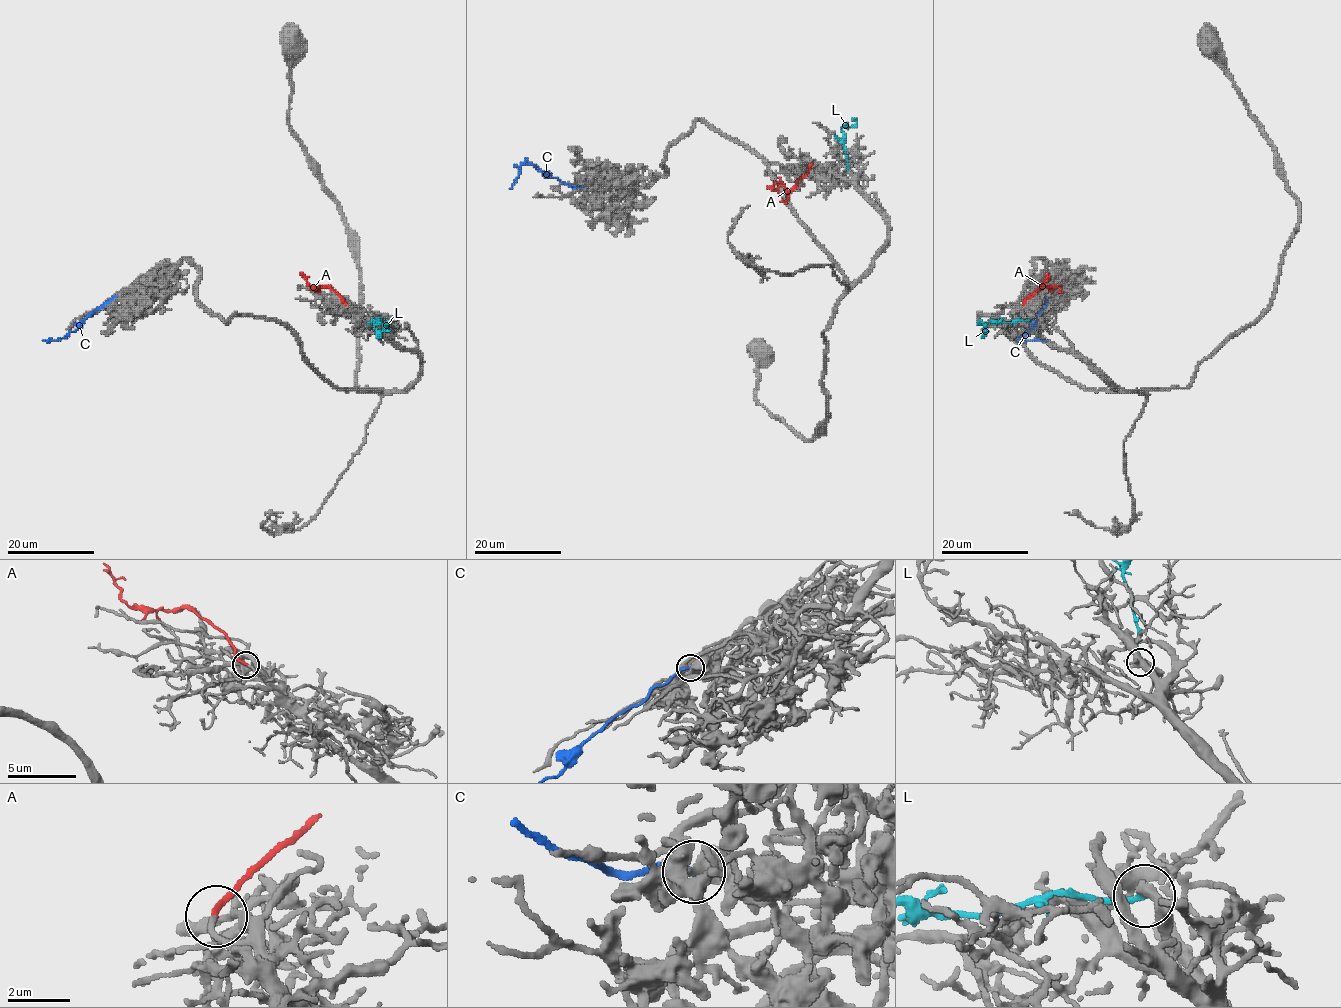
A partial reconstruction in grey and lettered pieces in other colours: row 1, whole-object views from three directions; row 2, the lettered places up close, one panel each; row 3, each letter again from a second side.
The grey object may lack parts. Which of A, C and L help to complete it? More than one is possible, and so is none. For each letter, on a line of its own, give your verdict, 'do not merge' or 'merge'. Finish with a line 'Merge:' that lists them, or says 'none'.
A: merge
C: do not merge
L: do not merge
Merge: A

